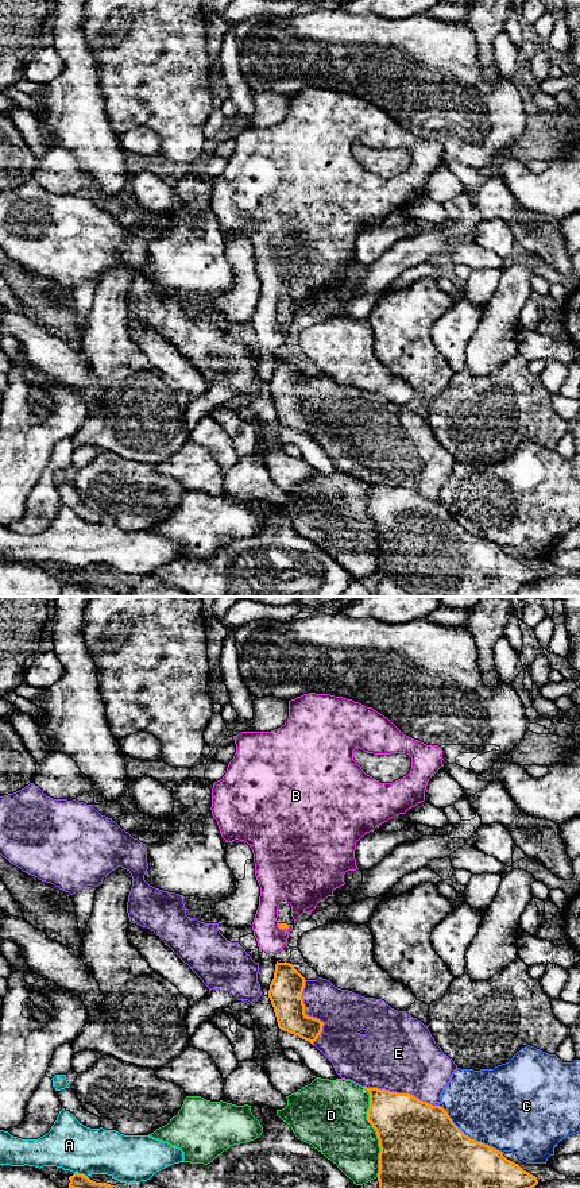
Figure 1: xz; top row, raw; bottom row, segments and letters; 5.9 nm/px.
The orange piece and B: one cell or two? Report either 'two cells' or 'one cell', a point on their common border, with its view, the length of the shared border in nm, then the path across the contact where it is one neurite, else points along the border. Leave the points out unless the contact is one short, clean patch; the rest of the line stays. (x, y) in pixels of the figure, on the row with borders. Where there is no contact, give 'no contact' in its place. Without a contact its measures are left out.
two cells; contact xz (283, 928); length 90 nm; border xz (277, 924), (282, 929), (290, 925)

